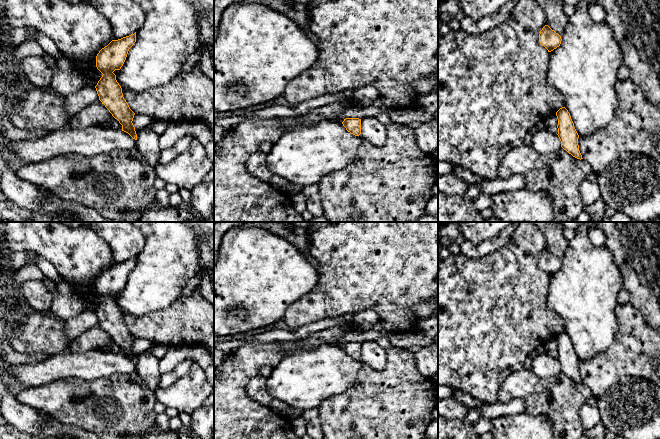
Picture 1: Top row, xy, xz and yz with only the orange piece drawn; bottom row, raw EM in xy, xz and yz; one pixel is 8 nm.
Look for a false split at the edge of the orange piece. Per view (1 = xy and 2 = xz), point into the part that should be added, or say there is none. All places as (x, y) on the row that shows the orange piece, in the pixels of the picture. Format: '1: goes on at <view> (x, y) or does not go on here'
1: does not go on here
2: does not go on here

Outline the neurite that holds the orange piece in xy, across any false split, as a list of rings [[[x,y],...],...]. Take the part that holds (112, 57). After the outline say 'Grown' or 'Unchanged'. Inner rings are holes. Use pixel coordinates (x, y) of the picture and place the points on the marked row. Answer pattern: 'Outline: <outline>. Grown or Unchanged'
Outline: [[[136,32],[118,40],[112,40],[96,56],[96,67],[103,74],[95,86],[99,100],[122,125],[122,131],[137,140],[132,123],[135,113],[123,97],[122,88],[116,80],[115,70],[123,66],[129,49],[136,42]]]. Unchanged

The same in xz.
Outline: [[[346,118],[342,122],[343,126],[346,128],[348,132],[355,136],[359,136],[361,134],[361,119],[359,118]]]. Unchanged

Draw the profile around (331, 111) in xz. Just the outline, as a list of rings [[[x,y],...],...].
[[[346,98],[334,103],[311,110],[305,114],[297,117],[282,118],[282,125],[285,128],[285,133],[293,130],[299,122],[312,125],[321,121],[338,121],[343,122],[339,115],[344,110],[363,107],[360,103],[356,102],[353,98]]]

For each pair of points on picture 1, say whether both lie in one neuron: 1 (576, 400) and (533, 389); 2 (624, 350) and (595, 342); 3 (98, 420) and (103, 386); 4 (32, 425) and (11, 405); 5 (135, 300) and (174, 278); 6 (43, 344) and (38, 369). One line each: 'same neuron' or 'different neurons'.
1: same neuron
2: different neurons
3: same neuron
4: same neuron
5: same neuron
6: different neurons

